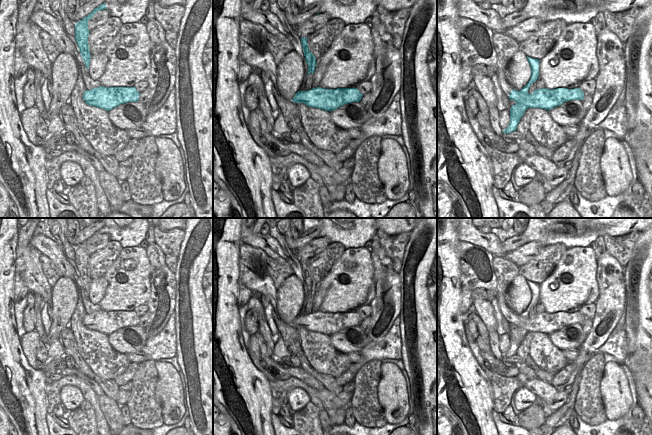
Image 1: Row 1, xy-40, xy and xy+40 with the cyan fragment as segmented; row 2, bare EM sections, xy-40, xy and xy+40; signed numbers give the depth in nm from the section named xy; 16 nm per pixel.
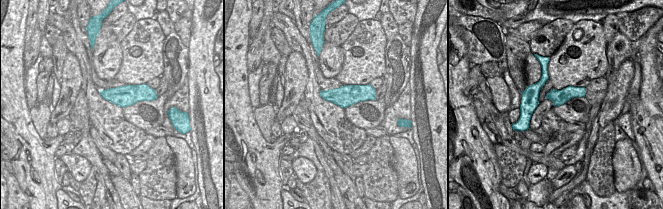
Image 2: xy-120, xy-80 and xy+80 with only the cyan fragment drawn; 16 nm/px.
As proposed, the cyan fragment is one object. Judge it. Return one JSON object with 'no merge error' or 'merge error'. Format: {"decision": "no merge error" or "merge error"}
{"decision": "no merge error"}

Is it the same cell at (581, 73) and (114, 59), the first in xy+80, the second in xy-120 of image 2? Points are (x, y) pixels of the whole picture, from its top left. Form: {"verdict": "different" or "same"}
{"verdict": "different"}

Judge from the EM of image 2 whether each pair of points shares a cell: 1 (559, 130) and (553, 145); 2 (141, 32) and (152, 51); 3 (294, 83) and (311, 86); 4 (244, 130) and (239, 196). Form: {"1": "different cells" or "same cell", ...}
{"1": "different cells", "2": "same cell", "3": "different cells", "4": "different cells"}

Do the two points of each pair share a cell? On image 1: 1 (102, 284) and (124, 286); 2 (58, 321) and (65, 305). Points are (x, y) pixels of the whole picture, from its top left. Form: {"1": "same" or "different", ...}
{"1": "different", "2": "same"}

